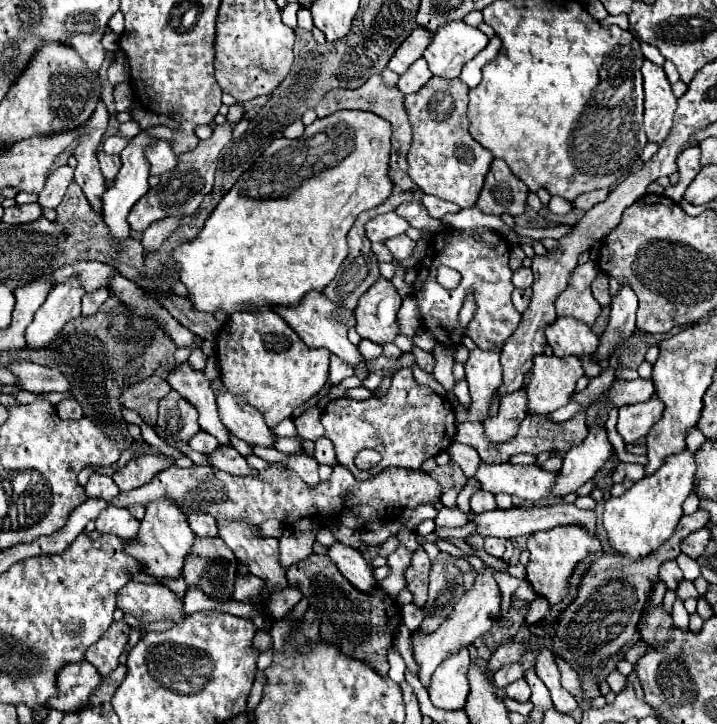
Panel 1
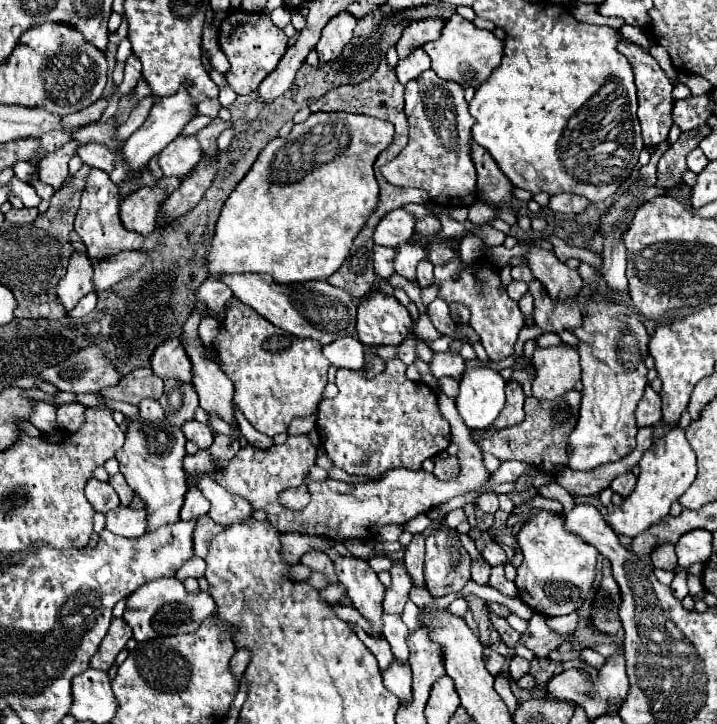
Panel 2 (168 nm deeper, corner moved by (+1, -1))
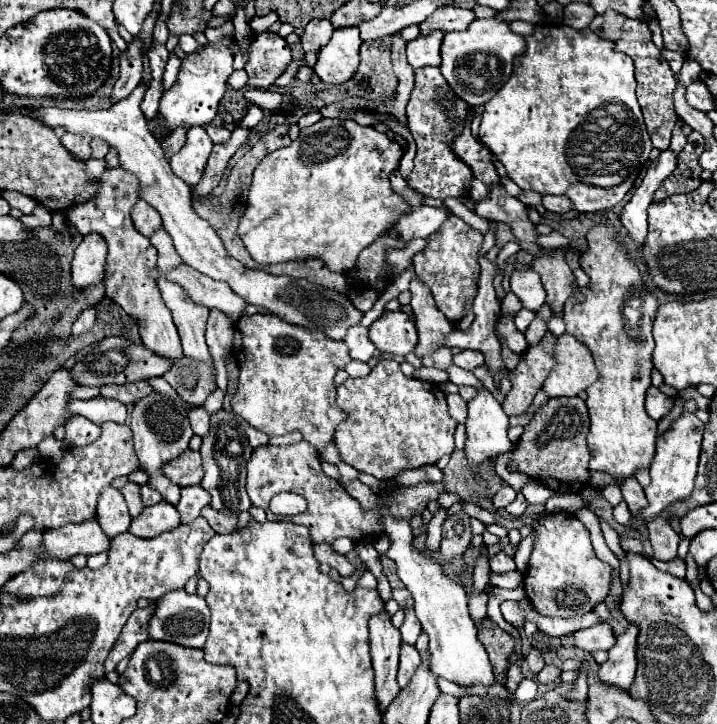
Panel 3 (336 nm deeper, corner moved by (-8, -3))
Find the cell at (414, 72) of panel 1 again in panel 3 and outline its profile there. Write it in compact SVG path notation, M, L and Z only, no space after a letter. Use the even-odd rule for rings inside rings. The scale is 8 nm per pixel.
M432 32L430 36L418 36L416 40L408 42L406 54L412 70L424 68L424 66L440 66L442 36L444 36L442 32Z

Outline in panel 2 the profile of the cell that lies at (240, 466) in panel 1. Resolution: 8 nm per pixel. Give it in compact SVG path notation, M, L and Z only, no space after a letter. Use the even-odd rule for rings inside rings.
M199 450L197 454L187 454L185 456L185 464L183 464L183 470L187 472L189 478L193 478L195 474L201 474L201 472L209 472L215 468L215 462L211 458L211 454L207 450Z

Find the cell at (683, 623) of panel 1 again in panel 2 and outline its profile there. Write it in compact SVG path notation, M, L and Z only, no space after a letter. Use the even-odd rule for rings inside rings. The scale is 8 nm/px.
M679 566L675 568L675 578L673 578L673 582L671 582L671 588L673 588L673 592L675 592L675 596L677 596L679 600L683 600L683 598L689 594L687 576L689 576L689 570L687 570L687 568L683 568L683 570L679 570Z

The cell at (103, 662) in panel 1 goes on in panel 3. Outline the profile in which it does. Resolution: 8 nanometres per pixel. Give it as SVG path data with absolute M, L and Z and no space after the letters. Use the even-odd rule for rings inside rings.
M152 604L148 608L136 608L132 612L132 616L126 622L126 626L122 628L122 634L120 634L118 642L114 644L112 652L108 654L108 660L104 662L104 670L106 672L112 672L122 658L132 654L140 642L148 640L146 624L150 620L150 614L152 614Z

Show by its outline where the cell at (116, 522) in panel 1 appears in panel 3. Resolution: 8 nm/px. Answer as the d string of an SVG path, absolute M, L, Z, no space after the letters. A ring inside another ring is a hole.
M158 502L142 510L140 516L132 518L130 534L138 538L154 538L162 532L168 532L180 524L180 514L168 502Z

